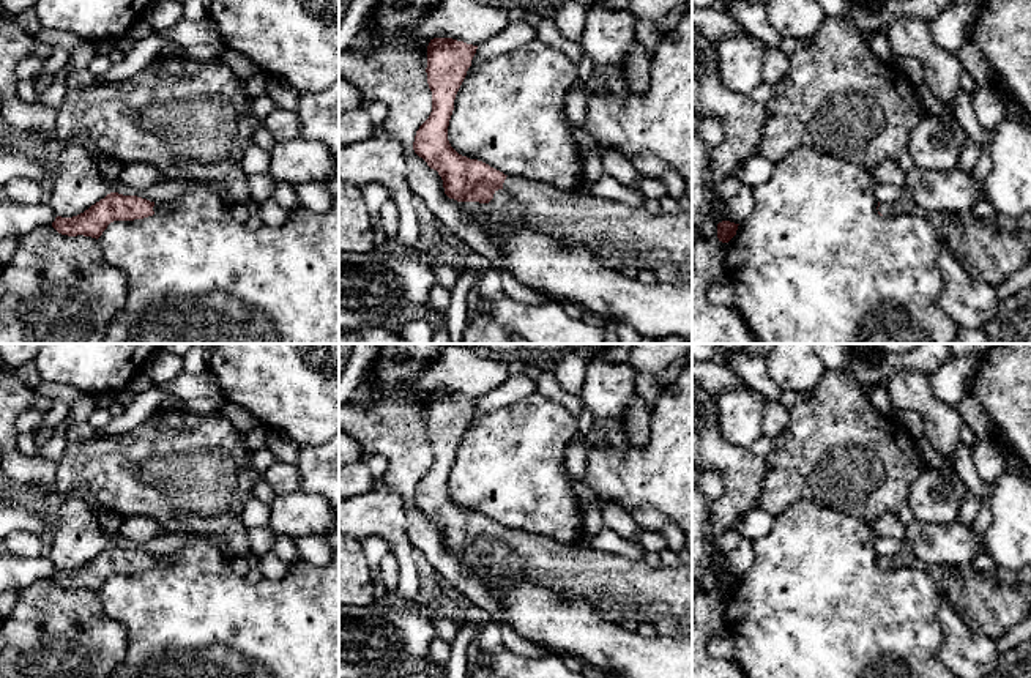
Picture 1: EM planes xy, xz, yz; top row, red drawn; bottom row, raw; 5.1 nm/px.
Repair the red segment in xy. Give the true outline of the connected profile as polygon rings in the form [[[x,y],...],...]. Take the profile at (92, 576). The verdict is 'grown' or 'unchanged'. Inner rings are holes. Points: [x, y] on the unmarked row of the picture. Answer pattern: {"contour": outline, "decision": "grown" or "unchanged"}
{"contour": [[[110,546],[84,566],[73,571],[57,569],[52,580],[68,590],[99,591],[114,574],[134,574],[167,564],[167,557],[154,557],[137,549]]], "decision": "grown"}

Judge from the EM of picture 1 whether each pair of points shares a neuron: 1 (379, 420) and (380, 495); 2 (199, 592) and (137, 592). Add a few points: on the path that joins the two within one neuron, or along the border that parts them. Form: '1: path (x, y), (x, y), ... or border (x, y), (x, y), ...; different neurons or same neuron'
1: border (380, 481), (387, 483), (398, 494), (404, 510); different neurons
2: path (183, 593), (153, 593); same neuron

